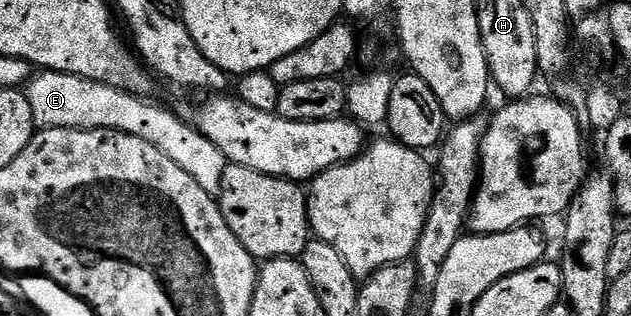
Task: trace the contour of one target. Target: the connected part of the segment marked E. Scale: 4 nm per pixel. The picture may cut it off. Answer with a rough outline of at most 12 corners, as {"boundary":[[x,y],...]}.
{"boundary":[[47,70],[25,92],[38,130],[145,139],[219,195],[229,164],[146,98]]}

